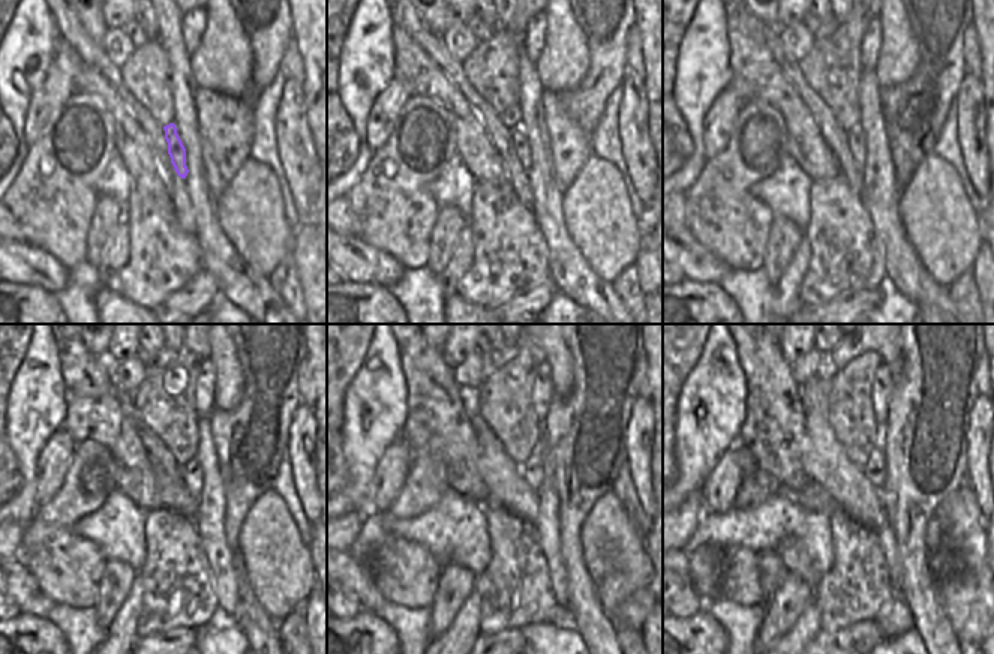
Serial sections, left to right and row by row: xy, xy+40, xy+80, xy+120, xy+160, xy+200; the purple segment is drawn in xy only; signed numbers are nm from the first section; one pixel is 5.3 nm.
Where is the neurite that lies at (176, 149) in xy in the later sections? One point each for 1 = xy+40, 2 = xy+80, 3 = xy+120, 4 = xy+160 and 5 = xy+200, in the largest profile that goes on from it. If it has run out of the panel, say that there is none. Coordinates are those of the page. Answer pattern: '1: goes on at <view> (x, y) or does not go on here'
1: goes on at xy+40 (520, 146)
2: goes on at xy+80 (856, 143)
3: goes on at xy+120 (192, 474)
4: goes on at xy+160 (532, 470)
5: goes on at xy+200 (873, 470)

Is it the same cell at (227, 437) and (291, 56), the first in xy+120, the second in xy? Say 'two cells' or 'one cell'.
two cells

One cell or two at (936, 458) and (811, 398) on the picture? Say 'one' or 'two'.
two

